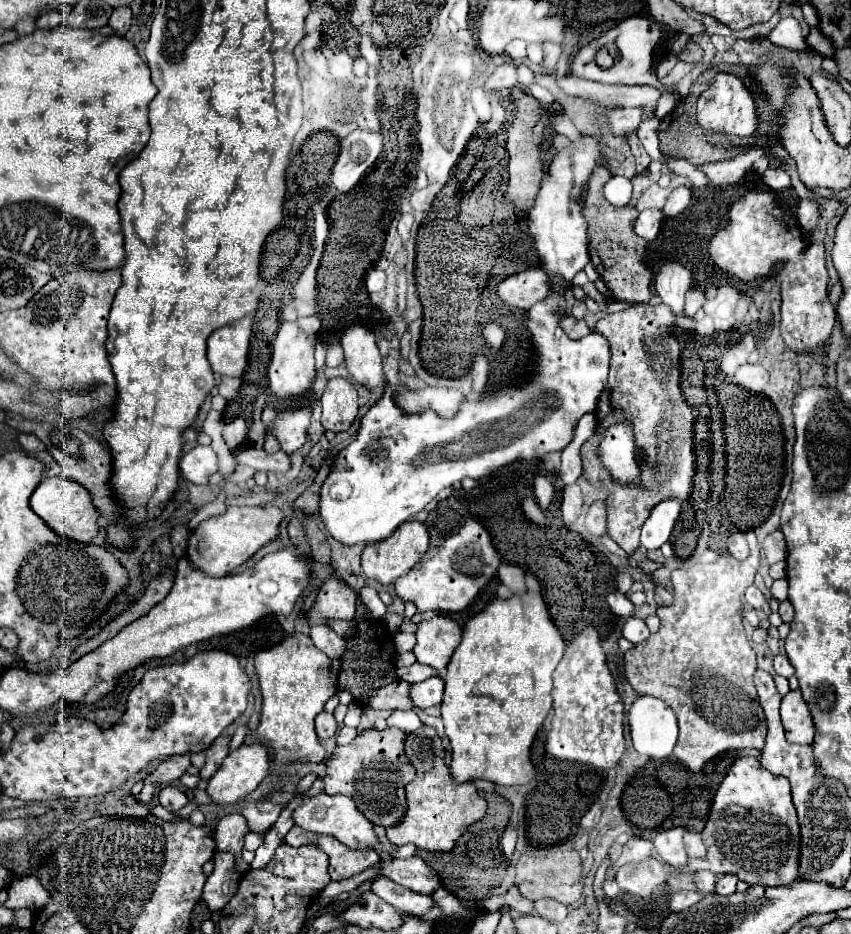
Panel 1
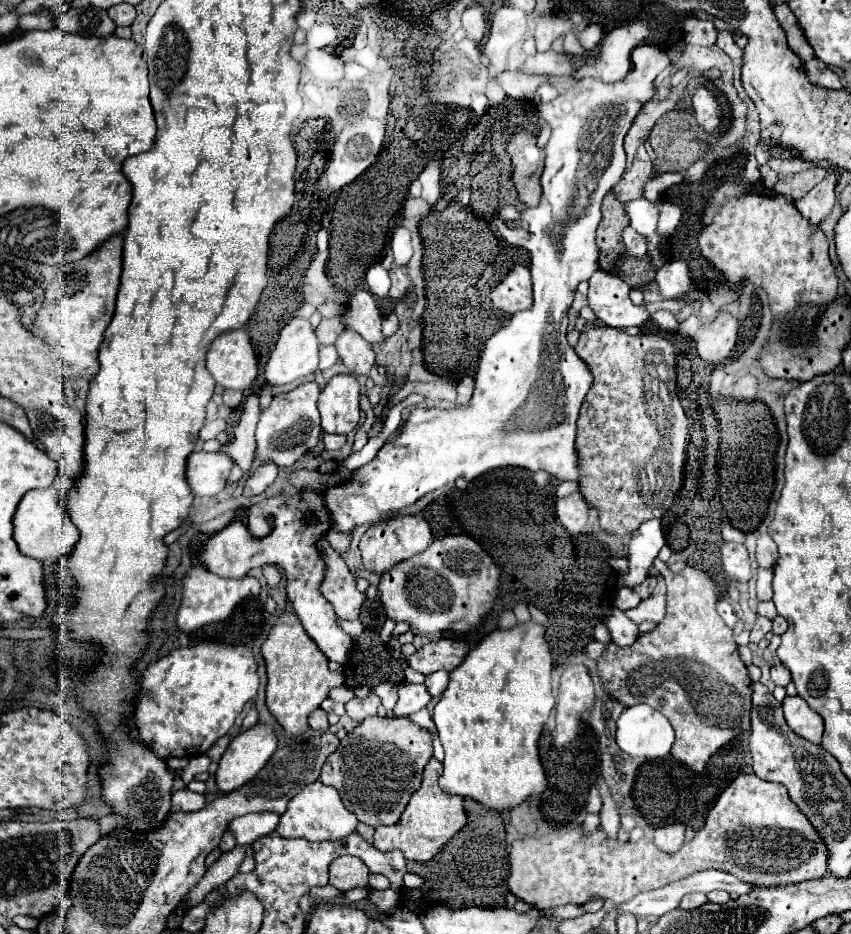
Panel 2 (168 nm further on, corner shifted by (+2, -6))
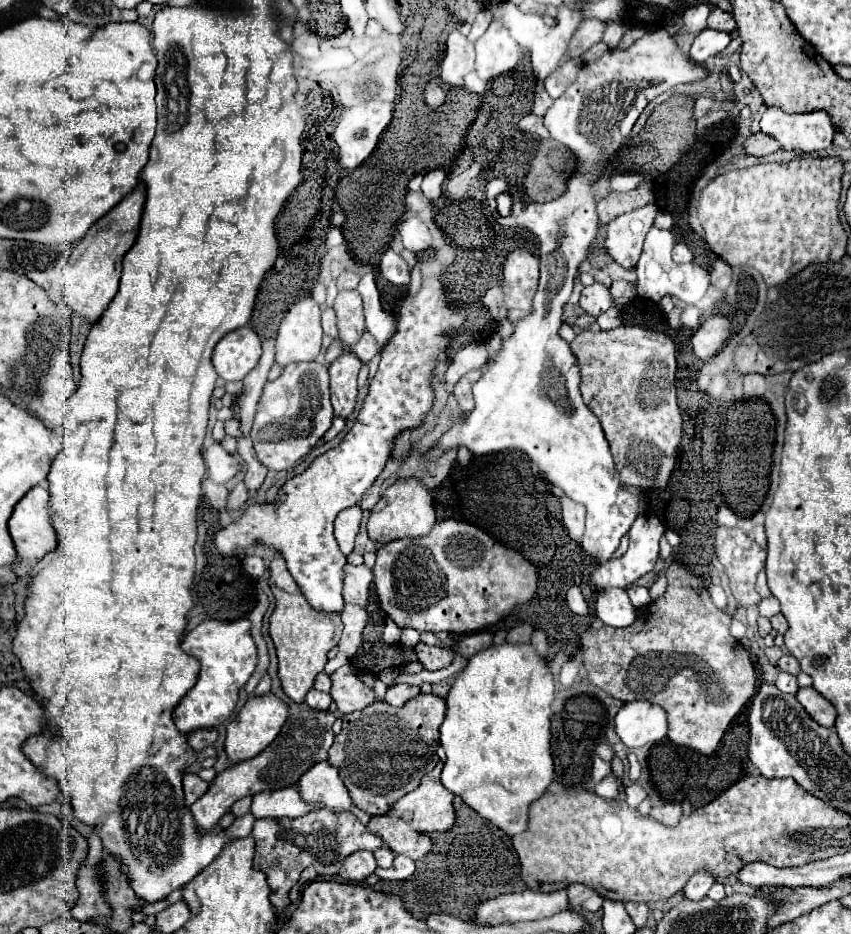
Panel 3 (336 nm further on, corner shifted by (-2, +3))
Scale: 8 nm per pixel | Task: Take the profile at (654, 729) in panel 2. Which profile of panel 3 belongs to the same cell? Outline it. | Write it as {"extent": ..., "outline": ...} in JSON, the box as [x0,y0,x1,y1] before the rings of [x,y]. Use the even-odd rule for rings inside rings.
{"extent":[616,701,666,749],"outline":[[[646,701],[624,703],[616,715],[616,733],[628,749],[658,743],[666,737],[666,713]]]}

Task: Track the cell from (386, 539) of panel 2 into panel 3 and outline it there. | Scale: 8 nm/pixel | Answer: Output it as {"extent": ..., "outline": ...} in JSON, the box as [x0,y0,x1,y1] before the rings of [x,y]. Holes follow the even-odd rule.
{"extent":[368,477,436,543],"outline":[[[408,477],[408,479],[398,479],[382,493],[380,501],[374,505],[368,519],[368,535],[372,541],[380,541],[380,543],[388,543],[404,537],[422,537],[434,527],[434,523],[436,523],[436,515],[434,515],[430,491],[420,479]]]}

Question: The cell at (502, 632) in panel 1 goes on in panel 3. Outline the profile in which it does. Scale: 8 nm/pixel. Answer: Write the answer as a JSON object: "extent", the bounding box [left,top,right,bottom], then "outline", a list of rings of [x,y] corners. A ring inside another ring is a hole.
{"extent":[440,643,554,837],"outline":[[[502,643],[476,653],[466,669],[456,677],[446,697],[446,719],[440,727],[440,745],[446,751],[442,785],[458,795],[470,809],[508,837],[528,829],[528,809],[544,795],[554,779],[554,761],[550,755],[550,705],[554,697],[552,673],[532,645]]]}

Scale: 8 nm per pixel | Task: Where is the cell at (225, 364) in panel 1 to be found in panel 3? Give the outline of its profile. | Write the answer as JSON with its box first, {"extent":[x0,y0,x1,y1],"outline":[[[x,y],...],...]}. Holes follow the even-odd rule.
{"extent":[212,329,262,379],"outline":[[[236,329],[228,333],[214,349],[212,363],[222,379],[246,377],[262,355],[260,337],[252,329]]]}

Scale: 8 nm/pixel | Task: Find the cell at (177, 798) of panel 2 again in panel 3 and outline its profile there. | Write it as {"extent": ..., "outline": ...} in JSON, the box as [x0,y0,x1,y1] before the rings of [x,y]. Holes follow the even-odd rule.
{"extent":[184,773,208,805],"outline":[[[186,773],[184,775],[184,797],[186,797],[186,805],[192,805],[194,801],[198,801],[206,791],[208,791],[208,783],[202,781],[196,773]]]}

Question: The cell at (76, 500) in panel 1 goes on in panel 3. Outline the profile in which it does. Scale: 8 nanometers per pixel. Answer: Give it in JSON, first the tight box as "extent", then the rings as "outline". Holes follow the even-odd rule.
{"extent":[8,485,58,561],"outline":[[[36,485],[14,507],[8,527],[20,559],[38,561],[46,553],[54,551],[58,543],[58,535],[50,523],[50,511],[46,509],[48,499],[50,493],[46,485]]]}

